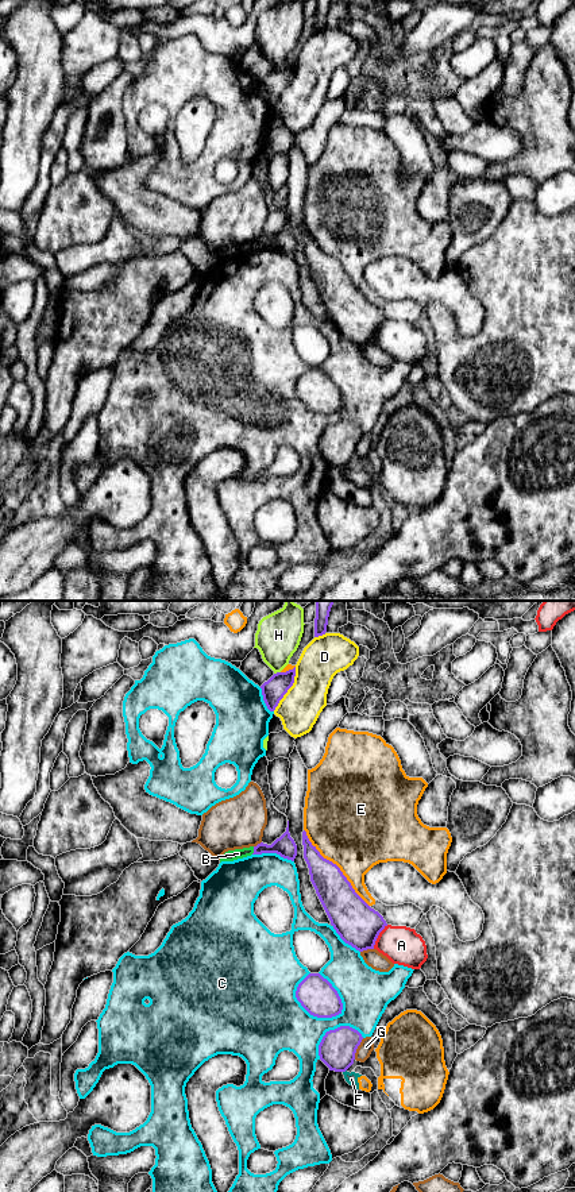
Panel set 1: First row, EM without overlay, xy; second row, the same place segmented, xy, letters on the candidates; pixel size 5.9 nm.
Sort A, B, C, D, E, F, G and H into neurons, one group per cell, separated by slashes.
A / B / C / D / E F / G / H

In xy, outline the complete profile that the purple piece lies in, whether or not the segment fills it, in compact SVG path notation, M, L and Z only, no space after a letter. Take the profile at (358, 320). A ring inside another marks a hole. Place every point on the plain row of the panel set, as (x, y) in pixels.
M302 227L304 254L310 277L340 333L359 347L374 344L379 328L387 321L352 283L340 263L324 254Z

